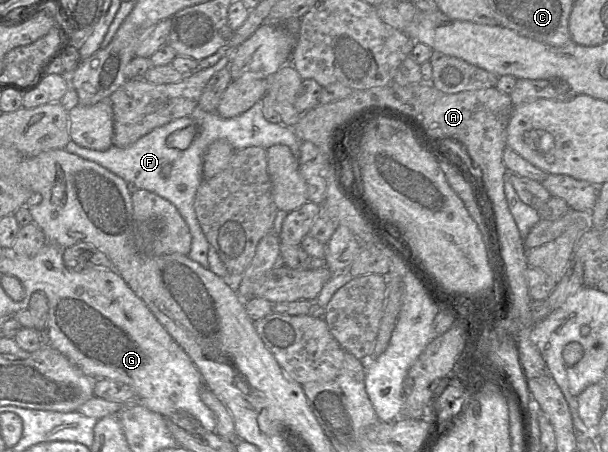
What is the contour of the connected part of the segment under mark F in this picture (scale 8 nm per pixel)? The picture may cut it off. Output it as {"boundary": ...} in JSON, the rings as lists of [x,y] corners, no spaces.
{"boundary":[[[258,100],[249,110],[232,118],[223,118],[217,112],[207,112],[199,105],[188,116],[181,117],[155,128],[128,147],[112,145],[104,151],[79,146],[70,140],[64,150],[96,162],[138,189],[153,192],[171,202],[187,223],[192,236],[191,250],[187,256],[204,268],[209,268],[210,244],[200,226],[194,200],[203,182],[203,157],[211,143],[227,140],[233,148],[241,150],[251,146],[268,149],[273,145],[288,146],[296,159],[300,158],[301,140],[292,128],[267,121],[263,115],[263,101]]]}

